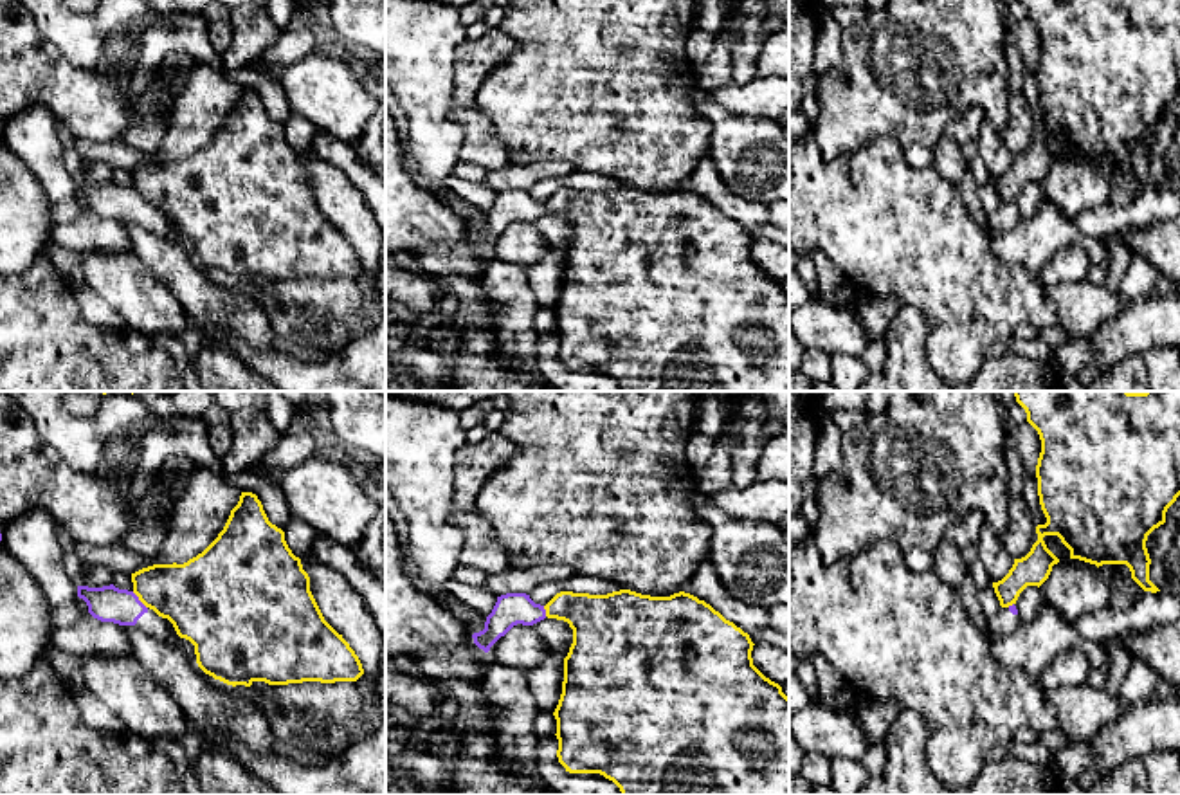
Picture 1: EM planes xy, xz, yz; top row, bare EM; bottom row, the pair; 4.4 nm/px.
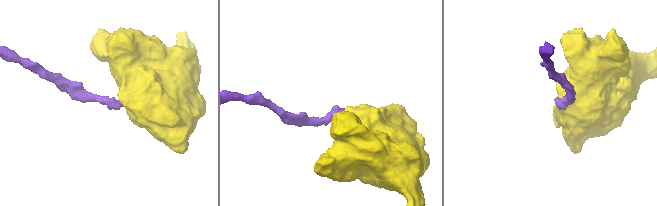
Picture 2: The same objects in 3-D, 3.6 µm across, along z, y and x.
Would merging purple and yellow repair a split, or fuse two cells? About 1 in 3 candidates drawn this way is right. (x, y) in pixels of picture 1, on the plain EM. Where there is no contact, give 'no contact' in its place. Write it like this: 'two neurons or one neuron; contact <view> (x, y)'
two neurons; contact xy (139, 197)

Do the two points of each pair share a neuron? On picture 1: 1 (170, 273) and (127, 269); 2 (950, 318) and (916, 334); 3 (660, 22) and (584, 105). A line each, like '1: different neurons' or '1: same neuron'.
1: different neurons
2: different neurons
3: same neuron

